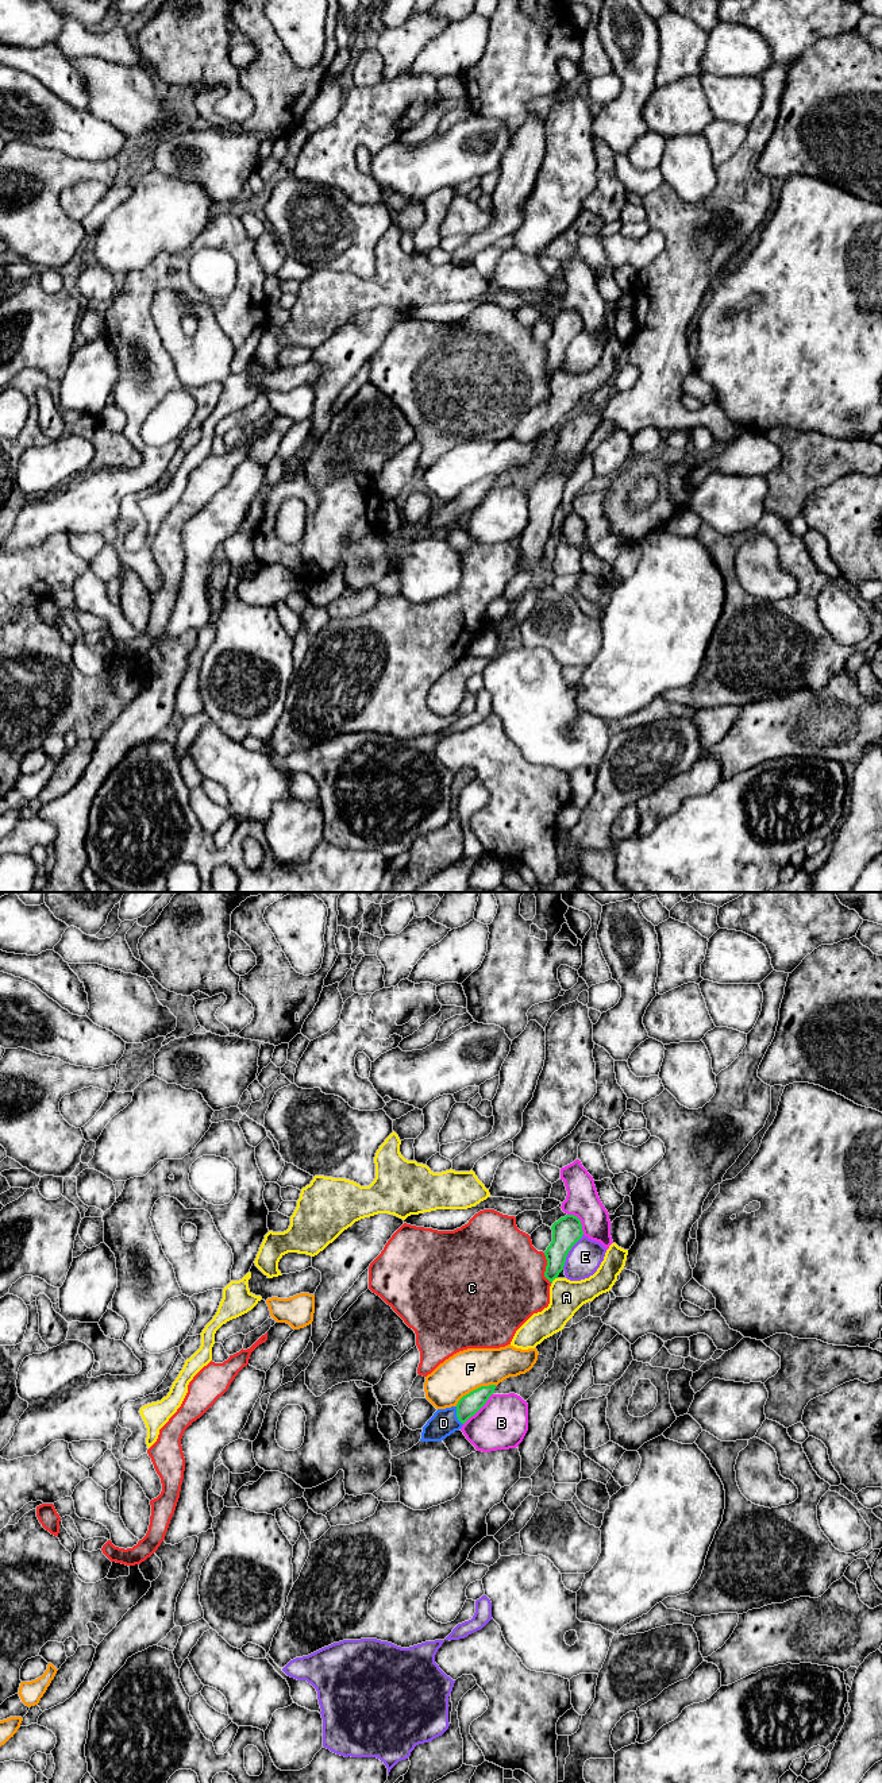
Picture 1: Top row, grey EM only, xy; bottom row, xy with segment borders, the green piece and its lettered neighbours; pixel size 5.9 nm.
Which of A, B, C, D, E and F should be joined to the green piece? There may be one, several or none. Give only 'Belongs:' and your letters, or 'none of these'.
Belongs: D

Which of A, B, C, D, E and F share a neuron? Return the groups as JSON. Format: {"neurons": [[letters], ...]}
{"neurons": [["A"], ["B"], ["C"], ["D"], ["E"], ["F"]]}

